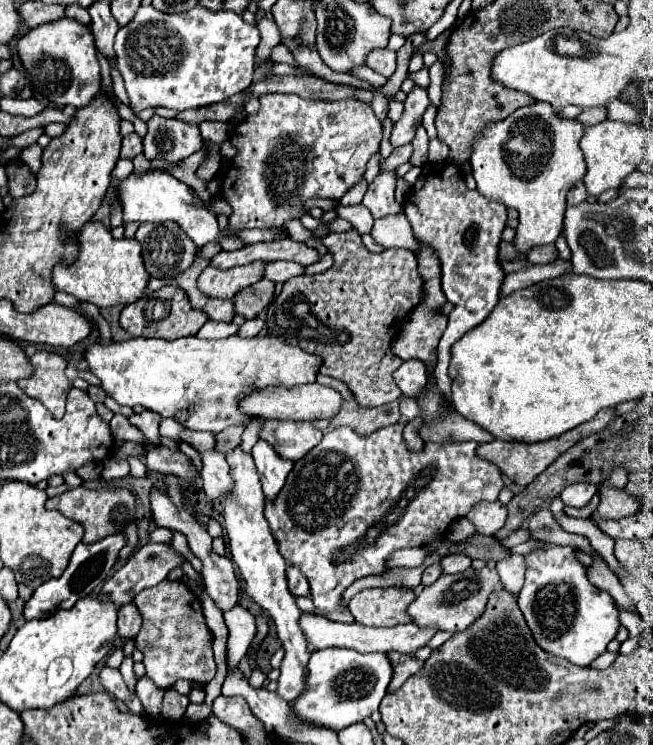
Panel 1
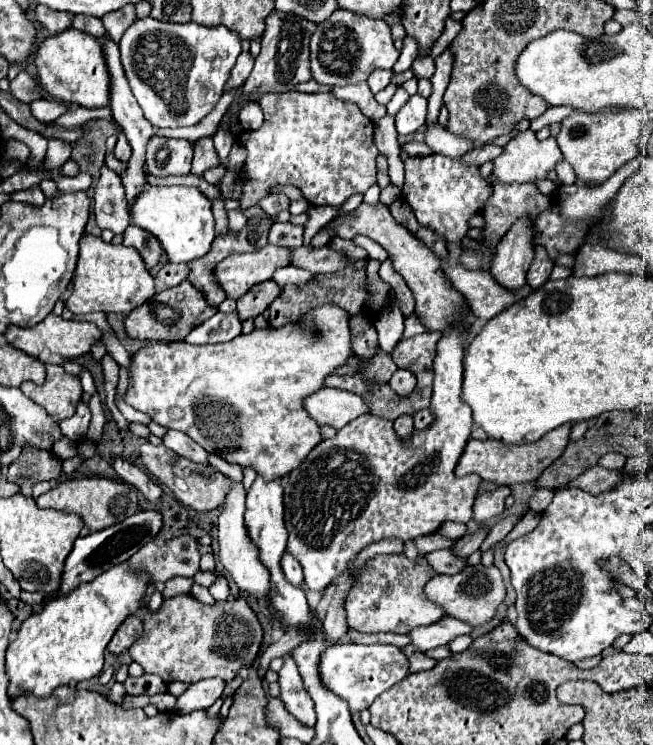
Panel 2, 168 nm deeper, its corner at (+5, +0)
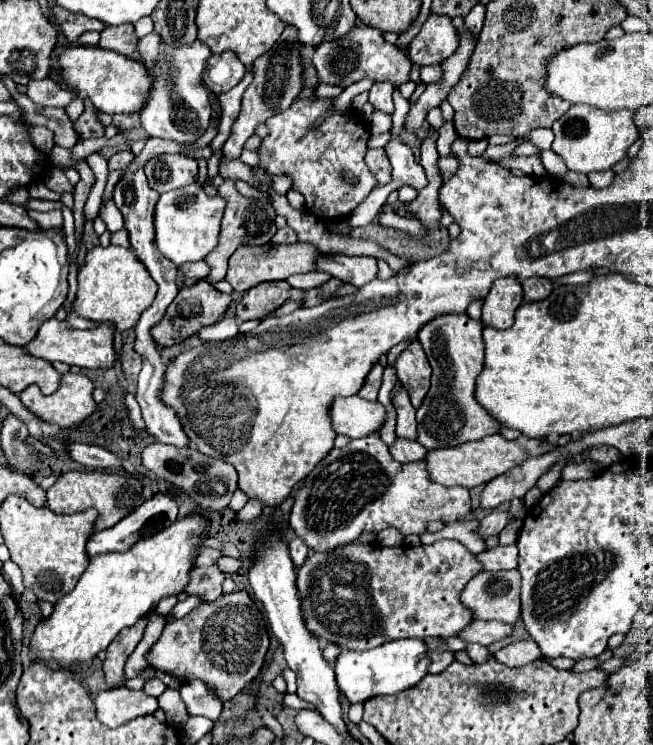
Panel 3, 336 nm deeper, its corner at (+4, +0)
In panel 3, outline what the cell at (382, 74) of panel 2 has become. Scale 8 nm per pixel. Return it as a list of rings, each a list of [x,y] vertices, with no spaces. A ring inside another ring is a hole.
[[[375,82],[373,88],[369,90],[369,102],[375,110],[393,114],[393,100],[391,100],[393,86],[389,82]]]

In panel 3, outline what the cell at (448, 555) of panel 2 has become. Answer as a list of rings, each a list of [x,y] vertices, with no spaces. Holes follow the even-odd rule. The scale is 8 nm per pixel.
[[[515,544],[495,546],[495,548],[479,554],[477,560],[483,564],[485,570],[491,570],[491,572],[511,570],[511,568],[517,568],[517,548],[515,548]]]

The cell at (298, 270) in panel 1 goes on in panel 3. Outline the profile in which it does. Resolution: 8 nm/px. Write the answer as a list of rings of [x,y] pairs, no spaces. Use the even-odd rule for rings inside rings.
[[[307,272],[307,274],[297,274],[287,278],[287,282],[299,290],[313,290],[323,286],[329,280],[331,280],[331,274],[325,274],[325,272]]]

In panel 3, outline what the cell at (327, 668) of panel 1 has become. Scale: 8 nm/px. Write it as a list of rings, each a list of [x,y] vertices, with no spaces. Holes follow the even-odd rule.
[[[407,638],[407,640],[393,640],[387,644],[381,644],[379,648],[365,650],[365,652],[353,652],[343,650],[335,662],[335,676],[337,686],[347,696],[349,702],[365,702],[375,696],[383,694],[397,694],[401,690],[407,690],[415,686],[429,668],[429,650],[427,644],[419,638]]]

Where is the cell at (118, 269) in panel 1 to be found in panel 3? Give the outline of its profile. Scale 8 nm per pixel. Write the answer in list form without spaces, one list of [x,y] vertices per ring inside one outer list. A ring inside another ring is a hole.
[[[95,246],[85,256],[85,266],[79,272],[79,292],[75,300],[77,314],[97,324],[113,322],[119,332],[125,332],[137,324],[143,310],[151,306],[157,294],[155,280],[147,274],[147,268],[127,248],[119,246]]]

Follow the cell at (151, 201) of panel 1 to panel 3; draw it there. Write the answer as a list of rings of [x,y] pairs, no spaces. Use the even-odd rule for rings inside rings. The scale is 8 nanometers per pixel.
[[[191,184],[185,188],[173,190],[173,192],[165,192],[159,198],[157,210],[155,210],[157,248],[175,266],[203,260],[209,252],[217,248],[223,210],[225,210],[225,198],[221,198],[219,194],[209,196],[199,184]]]

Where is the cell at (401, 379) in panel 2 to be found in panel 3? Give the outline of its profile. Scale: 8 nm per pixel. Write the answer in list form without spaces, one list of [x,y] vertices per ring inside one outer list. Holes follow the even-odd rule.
[[[399,390],[397,396],[393,398],[393,406],[397,410],[397,426],[395,434],[397,438],[407,438],[407,440],[417,440],[417,422],[415,422],[415,408],[409,402],[407,390]]]

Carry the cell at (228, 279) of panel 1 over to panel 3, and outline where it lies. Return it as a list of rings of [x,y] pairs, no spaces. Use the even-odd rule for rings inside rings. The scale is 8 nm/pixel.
[[[267,244],[267,246],[239,246],[233,256],[229,258],[229,270],[225,280],[233,286],[237,294],[247,292],[249,288],[261,284],[261,282],[273,282],[273,280],[287,280],[293,274],[303,274],[315,270],[315,262],[323,256],[313,244]]]

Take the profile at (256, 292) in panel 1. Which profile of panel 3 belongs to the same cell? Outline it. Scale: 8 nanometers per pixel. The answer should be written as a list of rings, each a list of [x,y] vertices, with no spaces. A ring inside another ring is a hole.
[[[263,282],[247,290],[237,304],[237,318],[243,320],[263,320],[275,312],[289,298],[291,286],[287,282]]]

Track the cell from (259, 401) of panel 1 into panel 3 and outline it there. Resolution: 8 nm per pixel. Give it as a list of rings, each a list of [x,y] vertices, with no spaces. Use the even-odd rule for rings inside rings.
[[[359,396],[335,398],[331,406],[331,420],[337,434],[365,438],[367,434],[381,432],[387,420],[387,410],[381,402],[369,402]]]

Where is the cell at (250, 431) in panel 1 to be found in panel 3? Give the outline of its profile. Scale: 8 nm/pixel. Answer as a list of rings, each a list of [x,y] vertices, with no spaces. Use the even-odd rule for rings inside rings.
[[[249,500],[249,502],[243,506],[243,510],[237,514],[237,520],[243,522],[243,524],[249,524],[249,522],[253,522],[255,518],[259,518],[261,512],[263,512],[261,502],[259,502],[259,500]]]

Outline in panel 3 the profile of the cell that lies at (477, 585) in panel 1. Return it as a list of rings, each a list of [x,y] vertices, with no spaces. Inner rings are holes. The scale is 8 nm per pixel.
[[[517,570],[481,572],[461,592],[461,602],[473,610],[477,620],[499,620],[515,624],[521,616],[519,606],[521,578]]]

